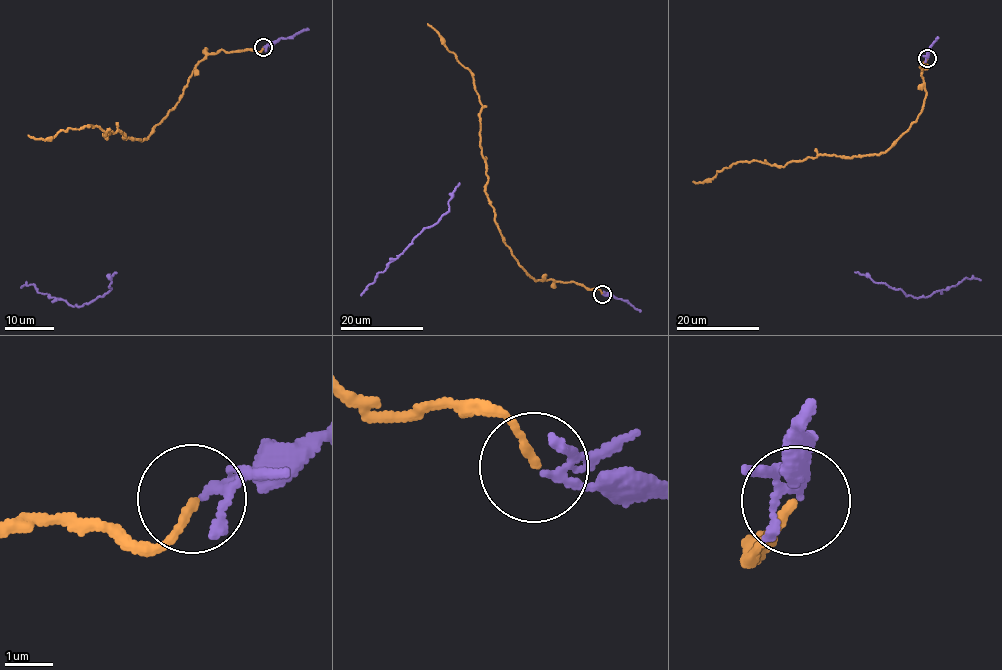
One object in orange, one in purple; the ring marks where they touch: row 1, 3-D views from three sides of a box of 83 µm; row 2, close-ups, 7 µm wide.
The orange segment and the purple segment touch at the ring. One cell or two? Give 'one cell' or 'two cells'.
one cell

